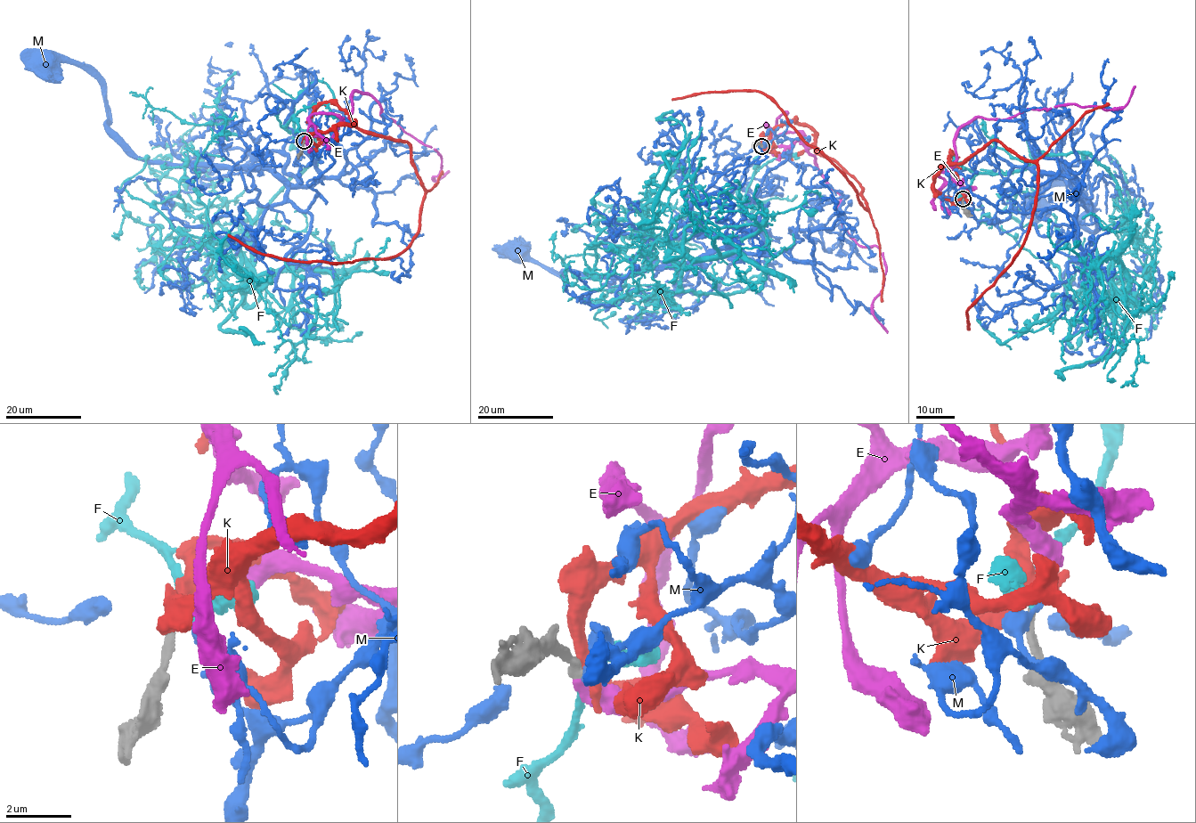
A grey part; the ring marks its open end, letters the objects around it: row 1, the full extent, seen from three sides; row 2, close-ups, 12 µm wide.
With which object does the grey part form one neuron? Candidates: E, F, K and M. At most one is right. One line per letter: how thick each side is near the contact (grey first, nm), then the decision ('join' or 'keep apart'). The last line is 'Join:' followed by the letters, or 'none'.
E: 240 nm thick on the grey side, 360 nm on the other; join
F: 240 nm thick on the grey side, 300 nm on the other; keep apart
K: 280 nm thick on the grey side, 400 nm on the other; keep apart
M: 280 nm thick on the grey side, 140 nm on the other; keep apart
Join: E

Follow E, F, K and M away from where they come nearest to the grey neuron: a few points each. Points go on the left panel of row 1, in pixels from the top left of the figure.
E: (305, 141), (330, 139), (356, 91), (435, 149), (442, 159), (434, 181), (449, 170)
F: (304, 140), (293, 117), (317, 152), (248, 240), (206, 242), (195, 166), (226, 121), (188, 124), (150, 87)
K: (304, 141), (354, 123), (407, 142), (424, 190), (409, 248), (385, 259), (295, 262), (255, 252), (228, 234)
M: (305, 141), (335, 144), (301, 210), (267, 170), (135, 159), (108, 132), (96, 78), (61, 61), (49, 71)

